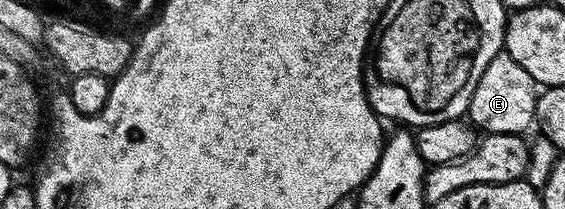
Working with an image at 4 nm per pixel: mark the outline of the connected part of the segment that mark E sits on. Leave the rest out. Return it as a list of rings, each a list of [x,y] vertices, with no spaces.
[[[501,52],[490,60],[490,64],[486,64],[486,72],[482,72],[474,88],[474,96],[470,96],[467,121],[484,134],[524,134],[536,117],[537,93],[538,84],[530,72],[526,72],[514,56]]]

